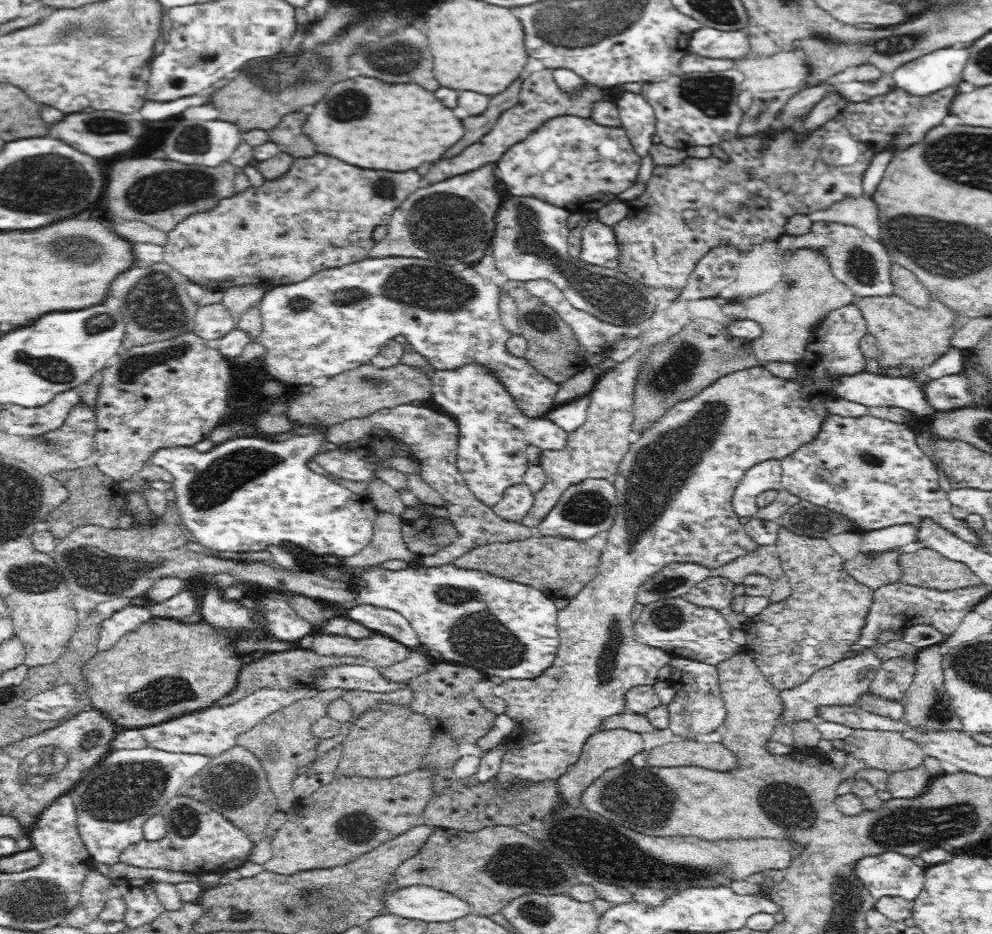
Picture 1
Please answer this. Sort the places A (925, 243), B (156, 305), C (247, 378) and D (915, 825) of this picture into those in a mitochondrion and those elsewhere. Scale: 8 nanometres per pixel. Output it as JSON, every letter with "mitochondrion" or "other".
{"A":"mitochondrion","B":"mitochondrion","C":"mitochondrion","D":"mitochondrion"}

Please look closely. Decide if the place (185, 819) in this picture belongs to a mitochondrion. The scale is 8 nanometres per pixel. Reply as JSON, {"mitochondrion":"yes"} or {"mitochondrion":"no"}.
{"mitochondrion":"yes"}

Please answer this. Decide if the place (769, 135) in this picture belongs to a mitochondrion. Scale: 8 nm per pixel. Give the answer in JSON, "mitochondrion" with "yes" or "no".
{"mitochondrion":"no"}

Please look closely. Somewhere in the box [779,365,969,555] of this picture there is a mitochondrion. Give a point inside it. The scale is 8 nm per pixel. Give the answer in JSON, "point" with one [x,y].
{"point":[871,459]}

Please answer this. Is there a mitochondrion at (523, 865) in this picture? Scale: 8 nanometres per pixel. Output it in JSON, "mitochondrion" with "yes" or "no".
{"mitochondrion":"yes"}

